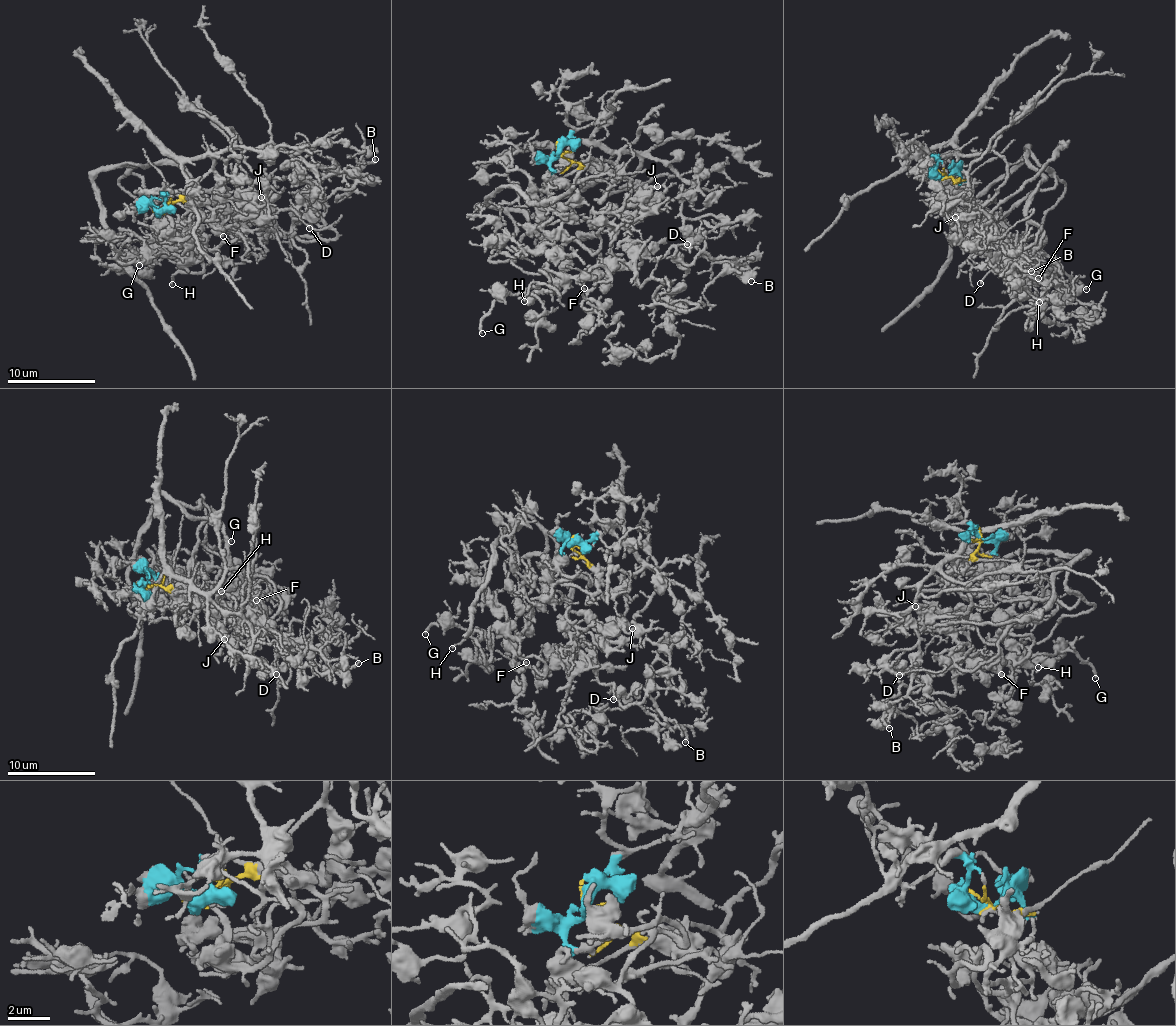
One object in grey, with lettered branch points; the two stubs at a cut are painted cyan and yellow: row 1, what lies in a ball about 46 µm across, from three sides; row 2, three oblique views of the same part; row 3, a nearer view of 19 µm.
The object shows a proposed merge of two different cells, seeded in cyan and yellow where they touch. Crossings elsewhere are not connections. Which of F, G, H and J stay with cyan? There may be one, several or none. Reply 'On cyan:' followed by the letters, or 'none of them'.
On cyan: F, G, H, J

